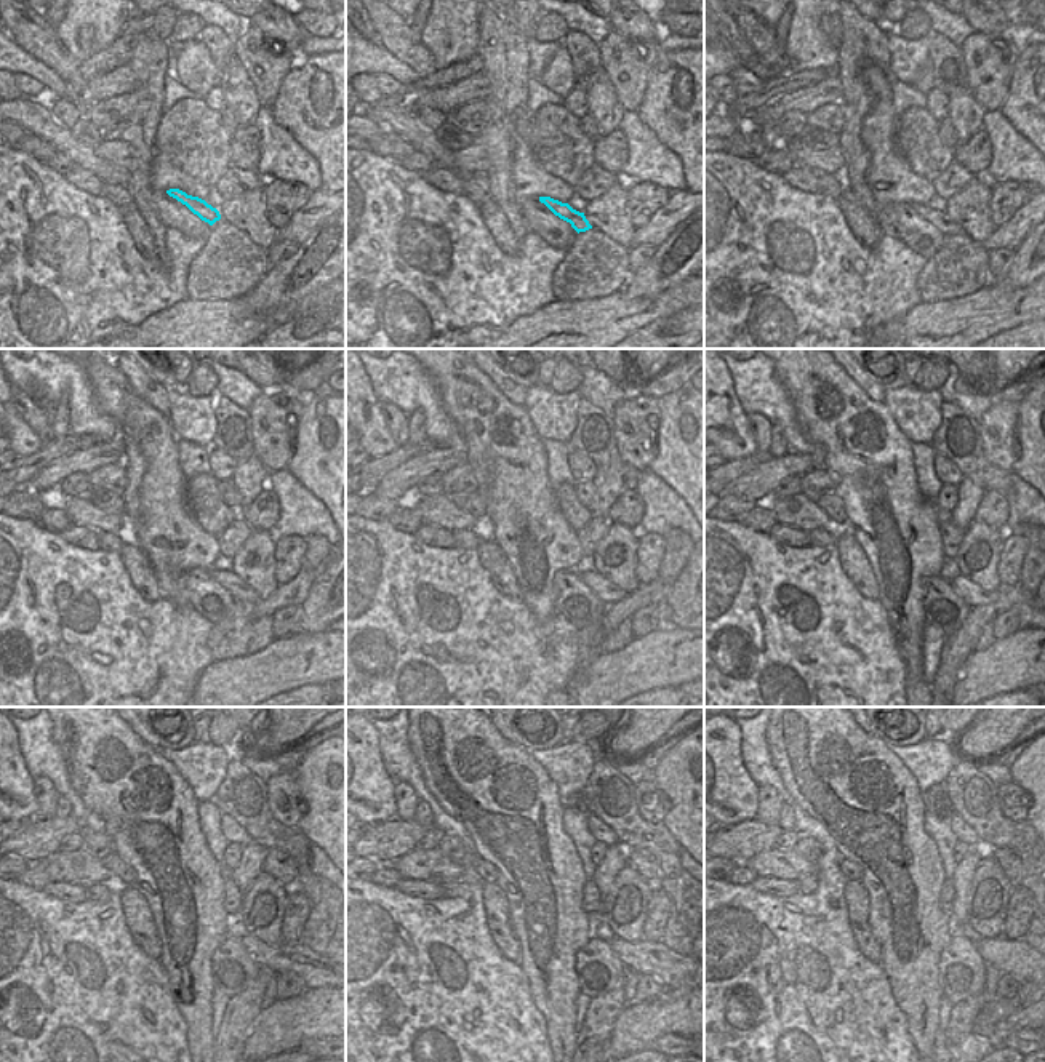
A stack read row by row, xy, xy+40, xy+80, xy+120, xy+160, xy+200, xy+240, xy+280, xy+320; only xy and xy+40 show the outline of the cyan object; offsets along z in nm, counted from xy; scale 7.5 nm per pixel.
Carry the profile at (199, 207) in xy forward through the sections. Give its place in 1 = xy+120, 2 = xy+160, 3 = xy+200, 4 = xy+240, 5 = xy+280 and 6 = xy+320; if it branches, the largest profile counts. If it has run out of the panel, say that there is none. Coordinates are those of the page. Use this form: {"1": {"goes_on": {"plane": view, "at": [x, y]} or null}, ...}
{"1": {"goes_on": {"plane": "xy+120", "at": [228, 579]}}, "2": {"goes_on": {"plane": "xy+160", "at": [604, 589]}}, "3": {"goes_on": {"plane": "xy+200", "at": [1007, 597]}}, "4": {"goes_on": {"plane": "xy+240", "at": [312, 968]}}, "5": {"goes_on": {"plane": "xy+280", "at": [671, 970]}}, "6": {"goes_on": {"plane": "xy+320", "at": [1013, 957]}}}

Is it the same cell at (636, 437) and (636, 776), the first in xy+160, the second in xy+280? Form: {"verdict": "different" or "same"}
{"verdict": "different"}

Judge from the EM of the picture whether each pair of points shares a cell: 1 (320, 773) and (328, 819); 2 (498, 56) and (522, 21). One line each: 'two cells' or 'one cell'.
1: one cell
2: two cells

